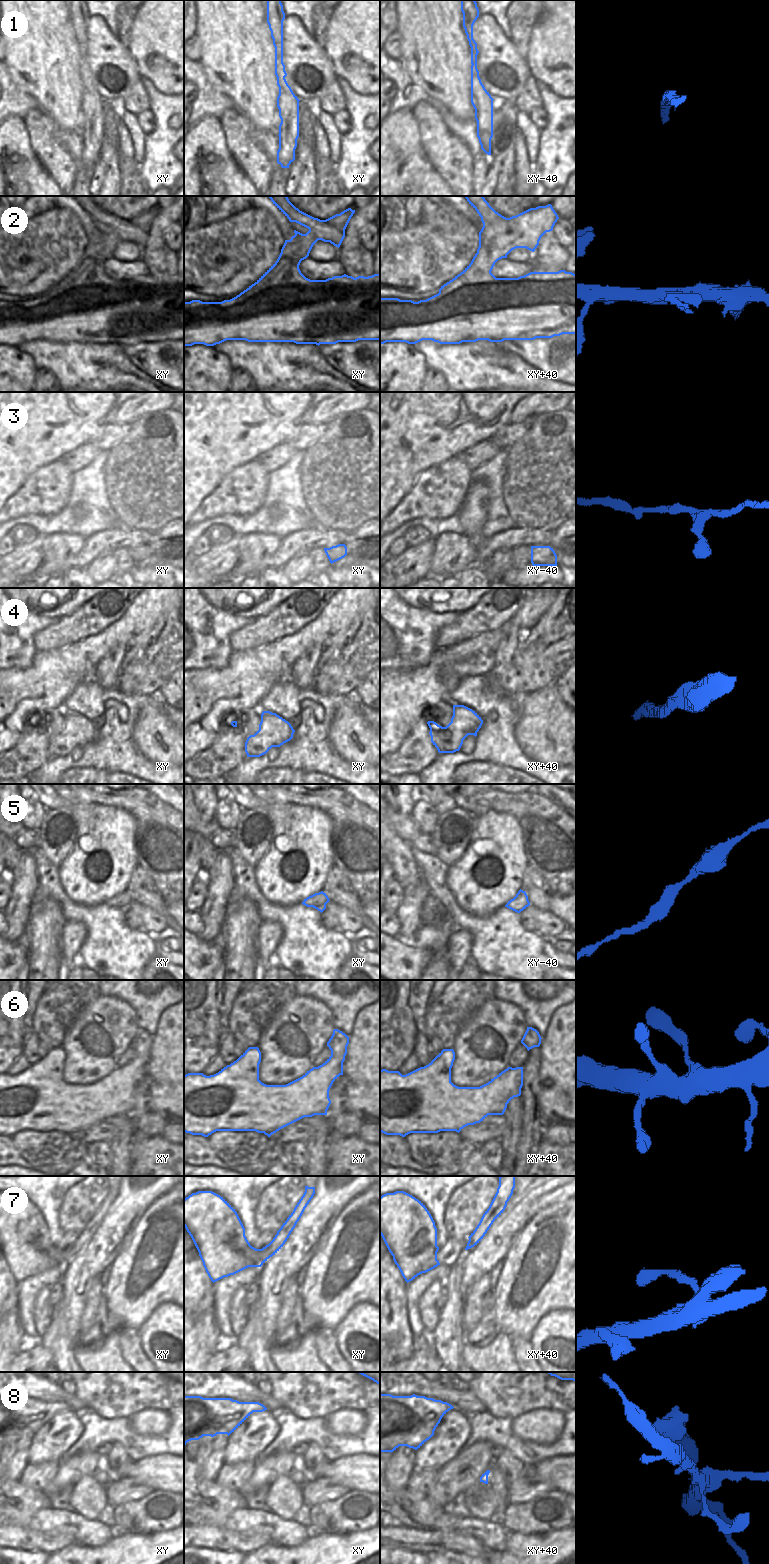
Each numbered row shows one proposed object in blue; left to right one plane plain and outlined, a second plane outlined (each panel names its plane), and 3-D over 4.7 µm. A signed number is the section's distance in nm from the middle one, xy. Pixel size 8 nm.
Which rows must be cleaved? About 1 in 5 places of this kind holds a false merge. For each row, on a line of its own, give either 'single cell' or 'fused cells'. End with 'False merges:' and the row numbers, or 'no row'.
1: single cell
2: single cell
3: single cell
4: single cell
5: single cell
6: single cell
7: single cell
8: single cell
False merges: no row

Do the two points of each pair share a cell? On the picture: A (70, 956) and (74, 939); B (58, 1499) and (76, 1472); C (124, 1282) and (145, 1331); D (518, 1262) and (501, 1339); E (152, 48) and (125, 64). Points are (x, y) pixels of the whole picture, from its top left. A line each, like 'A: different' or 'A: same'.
A: same
B: different
C: different
D: different
E: different

